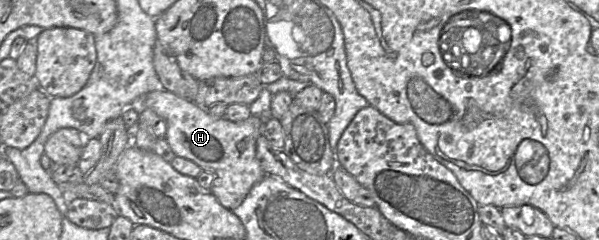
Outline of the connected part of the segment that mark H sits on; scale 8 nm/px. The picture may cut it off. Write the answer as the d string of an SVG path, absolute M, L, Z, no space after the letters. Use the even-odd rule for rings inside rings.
M167 90L150 92L137 105L152 109L166 121L165 139L177 157L191 160L203 171L213 175L209 191L225 208L231 211L237 208L252 187L266 175L256 157L256 143L263 133L264 125L260 118L251 115L239 122L214 118L207 109Z

